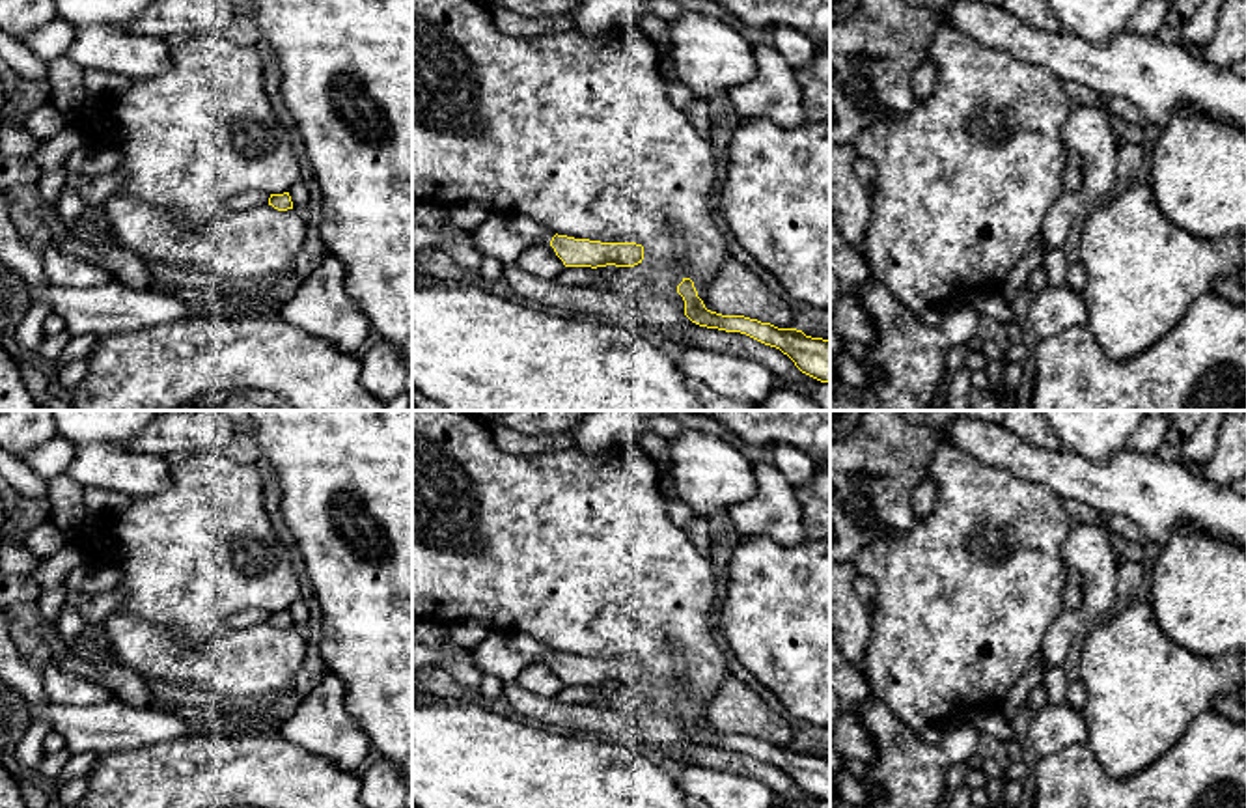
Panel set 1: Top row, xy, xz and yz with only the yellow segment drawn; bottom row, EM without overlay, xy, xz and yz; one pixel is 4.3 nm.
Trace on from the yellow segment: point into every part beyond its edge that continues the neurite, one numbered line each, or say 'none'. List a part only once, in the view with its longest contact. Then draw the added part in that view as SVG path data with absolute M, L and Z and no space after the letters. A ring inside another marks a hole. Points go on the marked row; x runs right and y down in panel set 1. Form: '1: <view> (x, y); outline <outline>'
1: xz (502, 237); outline M491 213L479 228L470 231L472 244L481 256L491 256L504 265L515 263L530 244L547 244L554 252L550 246L554 235L535 220L509 213Z

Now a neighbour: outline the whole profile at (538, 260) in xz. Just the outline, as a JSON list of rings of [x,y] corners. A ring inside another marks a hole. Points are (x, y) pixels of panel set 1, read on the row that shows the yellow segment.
[[[530,244],[520,252],[515,265],[537,278],[556,280],[565,269],[563,261],[547,244]]]

